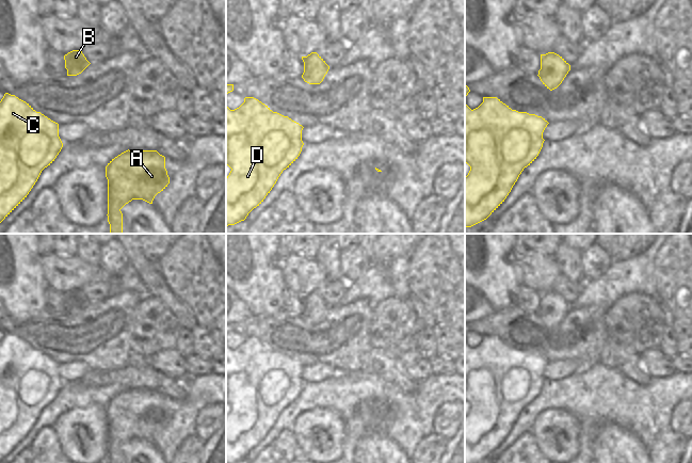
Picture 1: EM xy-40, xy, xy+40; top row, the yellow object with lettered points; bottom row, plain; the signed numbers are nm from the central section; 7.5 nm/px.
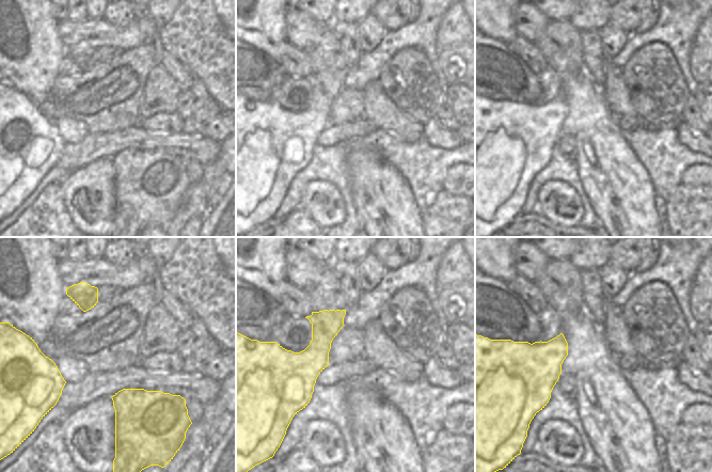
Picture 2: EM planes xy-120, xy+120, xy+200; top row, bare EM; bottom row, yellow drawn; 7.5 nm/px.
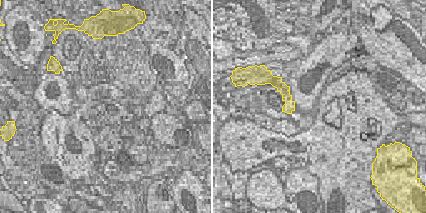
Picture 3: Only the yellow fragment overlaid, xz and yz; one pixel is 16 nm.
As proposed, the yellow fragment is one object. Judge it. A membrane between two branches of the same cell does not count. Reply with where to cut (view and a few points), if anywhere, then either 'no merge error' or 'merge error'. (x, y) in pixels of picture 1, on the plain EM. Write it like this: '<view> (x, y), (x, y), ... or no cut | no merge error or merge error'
xy+40 (569, 307), (541, 308) | merge error

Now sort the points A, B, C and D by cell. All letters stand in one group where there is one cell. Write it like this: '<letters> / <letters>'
A B / C D

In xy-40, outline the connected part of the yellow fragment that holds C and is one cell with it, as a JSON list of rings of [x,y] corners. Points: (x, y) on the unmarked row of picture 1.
[[[5,332],[0,340],[0,462],[27,436],[35,421],[37,420],[42,410],[50,404],[63,386],[63,382],[59,376],[59,363],[51,360],[41,351],[36,351],[29,342],[19,338],[15,334]]]

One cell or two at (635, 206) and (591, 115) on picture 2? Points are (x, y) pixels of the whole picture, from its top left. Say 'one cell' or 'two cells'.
one cell

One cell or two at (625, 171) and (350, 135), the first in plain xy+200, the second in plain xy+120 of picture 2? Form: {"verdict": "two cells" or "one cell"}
{"verdict": "two cells"}

